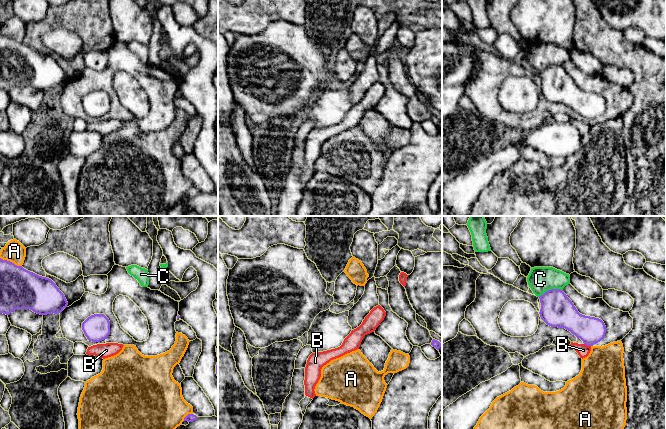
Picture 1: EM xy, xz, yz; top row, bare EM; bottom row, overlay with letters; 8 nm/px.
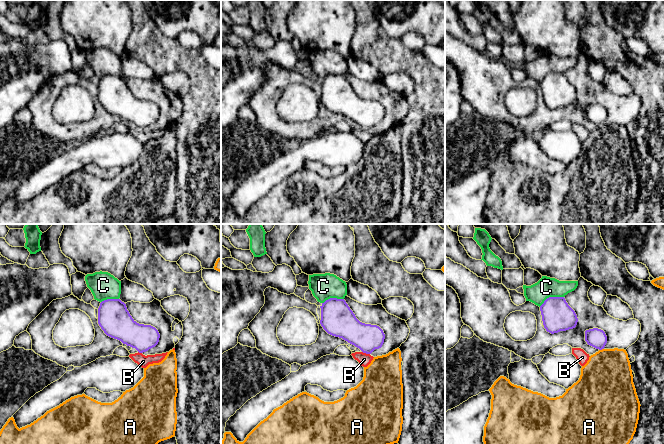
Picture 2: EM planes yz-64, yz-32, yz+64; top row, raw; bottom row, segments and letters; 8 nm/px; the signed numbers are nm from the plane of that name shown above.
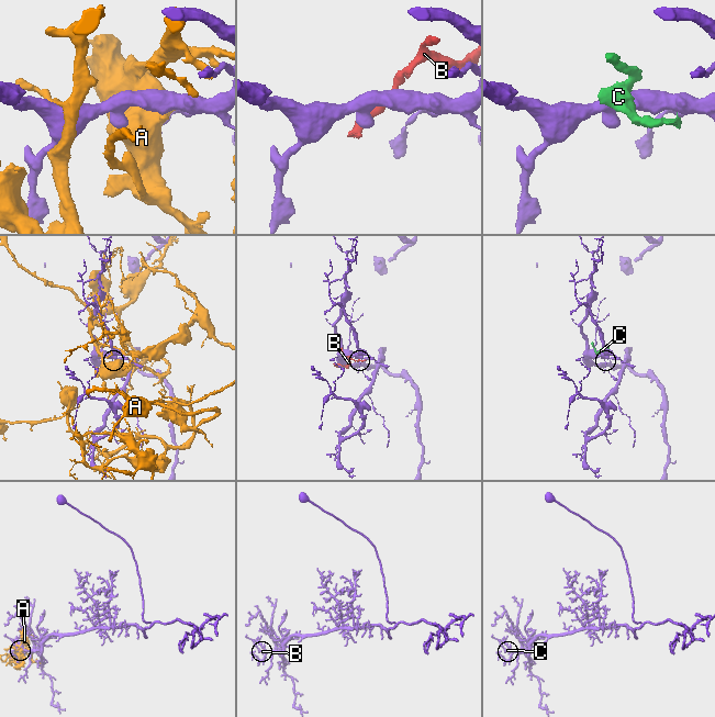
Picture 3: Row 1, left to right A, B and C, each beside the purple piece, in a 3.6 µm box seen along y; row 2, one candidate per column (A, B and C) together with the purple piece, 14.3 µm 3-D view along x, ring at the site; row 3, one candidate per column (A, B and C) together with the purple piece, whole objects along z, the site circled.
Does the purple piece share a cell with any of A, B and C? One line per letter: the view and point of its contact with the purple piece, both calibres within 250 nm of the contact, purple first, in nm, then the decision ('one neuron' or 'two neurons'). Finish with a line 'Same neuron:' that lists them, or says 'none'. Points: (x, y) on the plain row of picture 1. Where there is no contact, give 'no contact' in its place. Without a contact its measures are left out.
A: xy (11, 38) | 320/170 nm | two neurons
B: yz (587, 121) | 220/100 nm | two neurons
C: yz (550, 65) | 280/200 nm | two neurons
Same neuron: none

